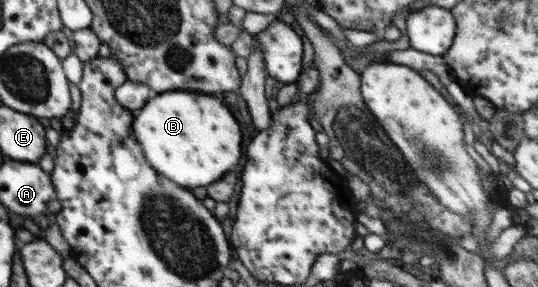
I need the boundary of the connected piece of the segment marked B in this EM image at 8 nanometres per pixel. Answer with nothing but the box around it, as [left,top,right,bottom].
[132,91,242,189]

